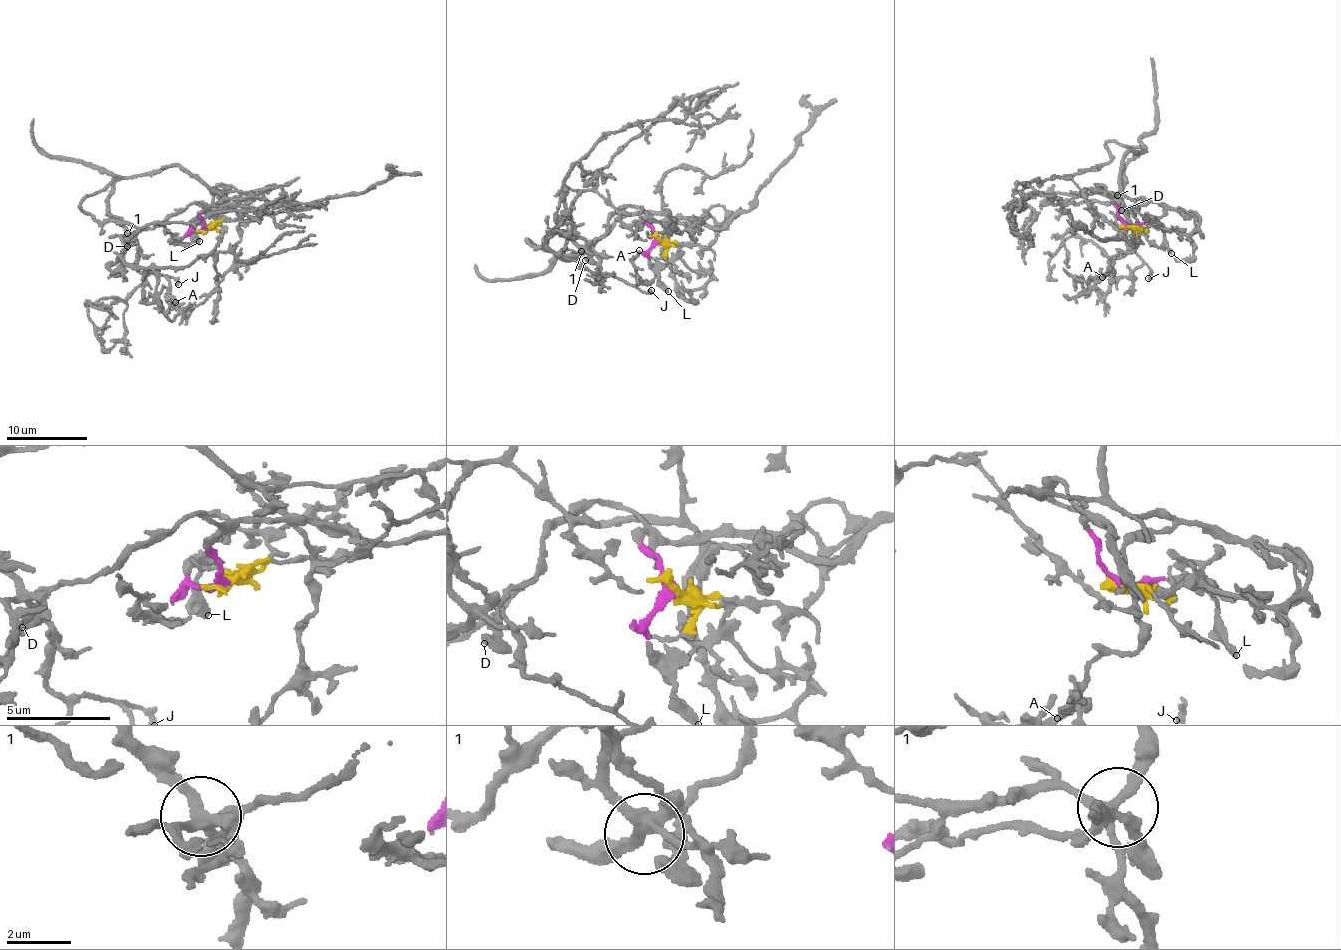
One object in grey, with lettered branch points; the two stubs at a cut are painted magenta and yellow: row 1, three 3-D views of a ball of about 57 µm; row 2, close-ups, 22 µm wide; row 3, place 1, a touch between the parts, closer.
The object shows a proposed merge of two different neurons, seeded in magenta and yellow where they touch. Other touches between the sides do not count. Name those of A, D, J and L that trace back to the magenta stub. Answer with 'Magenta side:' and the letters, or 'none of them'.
Magenta side: D, L

